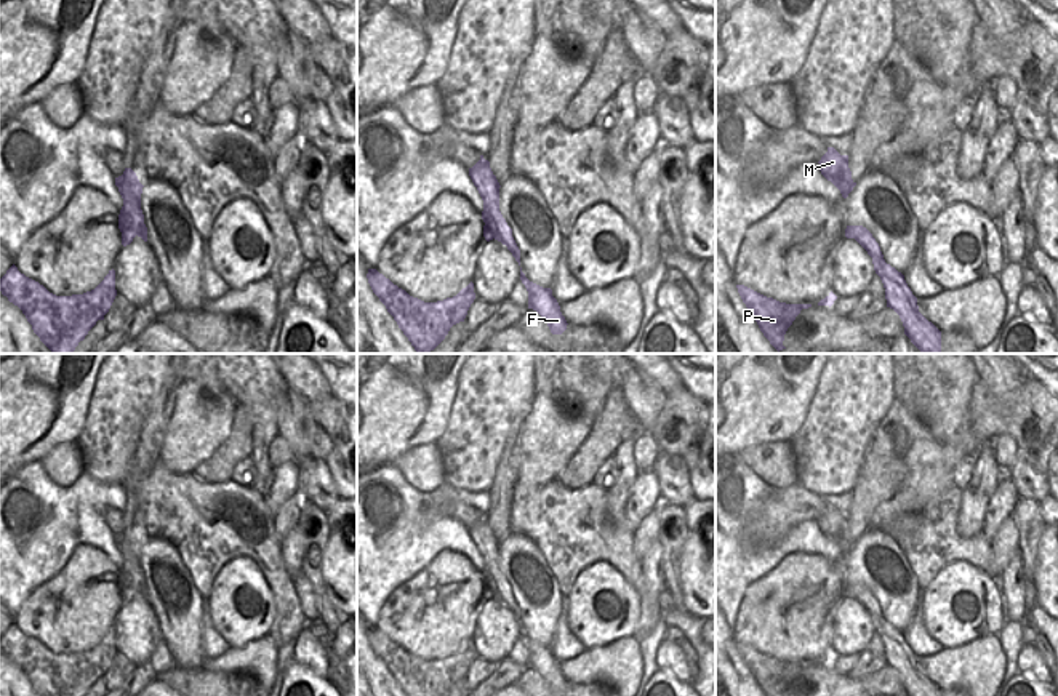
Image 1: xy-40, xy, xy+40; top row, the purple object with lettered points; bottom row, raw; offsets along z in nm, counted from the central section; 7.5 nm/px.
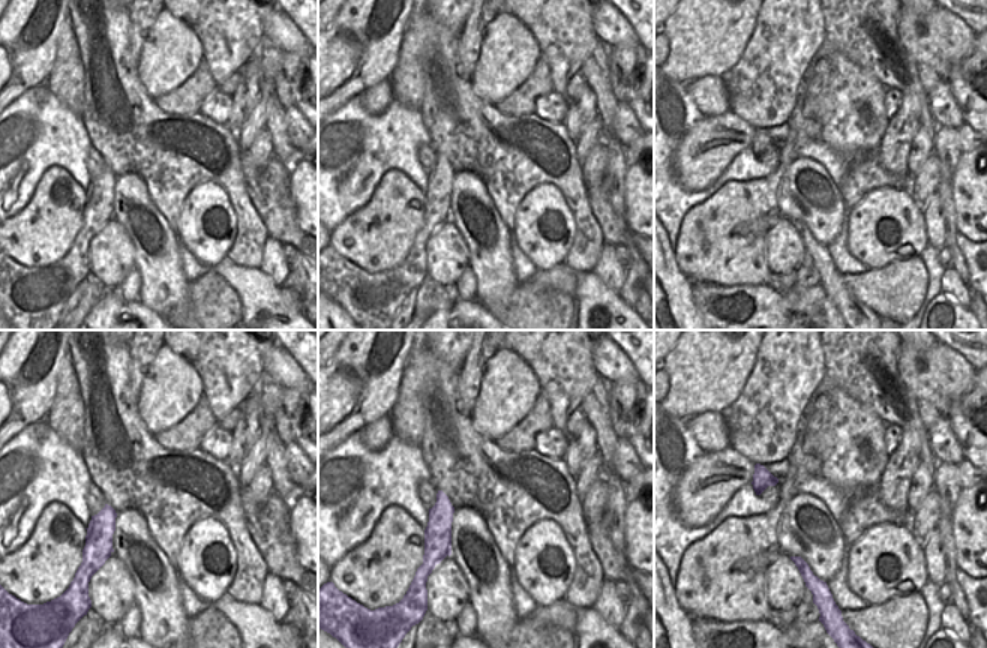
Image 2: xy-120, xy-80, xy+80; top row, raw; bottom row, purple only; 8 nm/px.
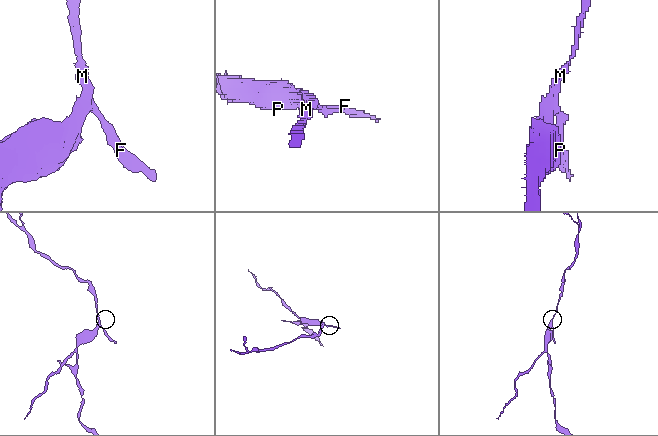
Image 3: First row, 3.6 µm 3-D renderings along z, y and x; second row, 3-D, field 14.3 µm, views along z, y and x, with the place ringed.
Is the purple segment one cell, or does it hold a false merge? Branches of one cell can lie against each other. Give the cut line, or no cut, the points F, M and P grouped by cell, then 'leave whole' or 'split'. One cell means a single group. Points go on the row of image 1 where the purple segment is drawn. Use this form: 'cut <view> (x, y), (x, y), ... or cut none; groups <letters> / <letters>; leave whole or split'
cut xy-40 (120, 213), (122, 220), (132, 224), (136, 234); groups F M / P; split

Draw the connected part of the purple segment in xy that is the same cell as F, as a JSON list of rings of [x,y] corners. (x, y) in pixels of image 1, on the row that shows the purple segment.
[[[522,267],[520,280],[528,291],[528,309],[536,310],[541,315],[552,334],[562,334],[568,323],[560,312],[557,299],[552,296],[552,290],[530,282],[522,272]]]

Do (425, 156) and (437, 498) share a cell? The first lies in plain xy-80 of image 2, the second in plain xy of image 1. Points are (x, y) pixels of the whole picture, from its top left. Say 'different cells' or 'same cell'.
same cell

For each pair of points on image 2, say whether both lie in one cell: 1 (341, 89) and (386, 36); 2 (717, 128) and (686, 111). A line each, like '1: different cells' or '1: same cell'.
1: same cell
2: different cells

